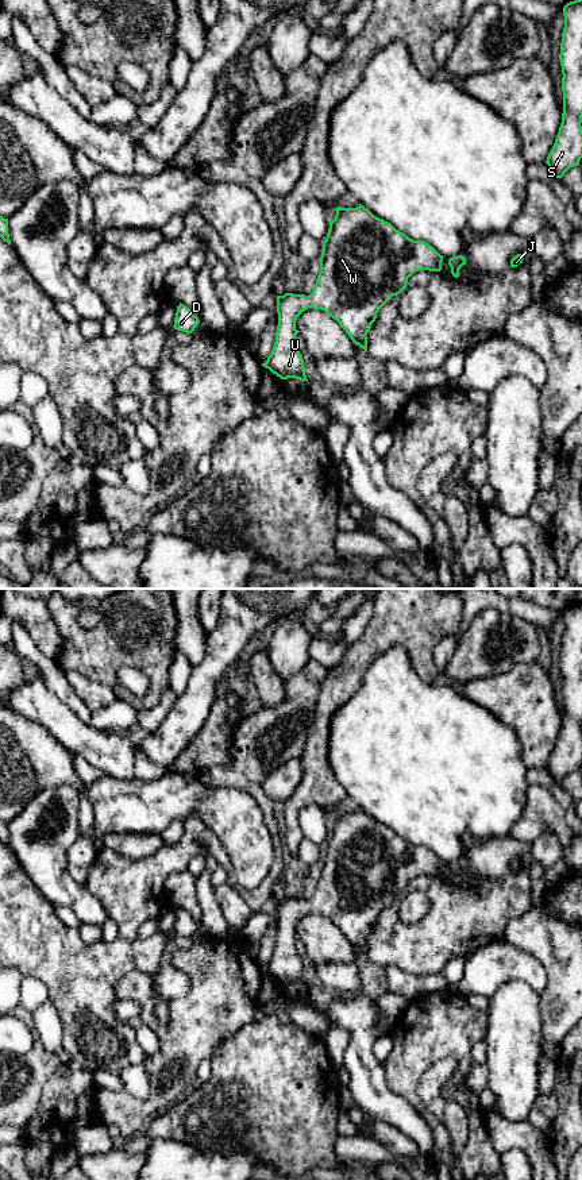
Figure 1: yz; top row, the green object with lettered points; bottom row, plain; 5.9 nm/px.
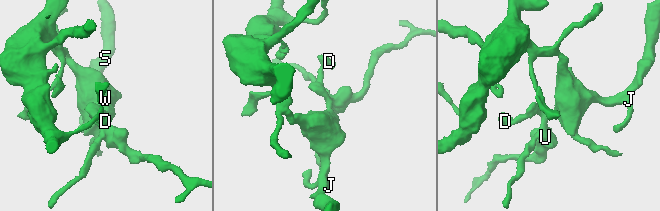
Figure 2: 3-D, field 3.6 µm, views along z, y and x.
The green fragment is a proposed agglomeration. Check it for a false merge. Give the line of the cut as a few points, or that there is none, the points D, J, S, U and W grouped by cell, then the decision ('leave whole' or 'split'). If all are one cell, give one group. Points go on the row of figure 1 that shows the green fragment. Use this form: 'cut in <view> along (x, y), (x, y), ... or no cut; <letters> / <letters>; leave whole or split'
no cut; D J S U W; leave whole

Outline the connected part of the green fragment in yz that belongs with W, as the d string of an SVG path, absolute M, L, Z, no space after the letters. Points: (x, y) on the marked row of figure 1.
M363 205L335 211L312 293L277 296L275 342L262 366L281 379L308 382L296 344L296 321L304 311L324 311L367 351L366 335L377 313L406 288L408 278L420 270L442 270L443 255L432 246L408 238Z

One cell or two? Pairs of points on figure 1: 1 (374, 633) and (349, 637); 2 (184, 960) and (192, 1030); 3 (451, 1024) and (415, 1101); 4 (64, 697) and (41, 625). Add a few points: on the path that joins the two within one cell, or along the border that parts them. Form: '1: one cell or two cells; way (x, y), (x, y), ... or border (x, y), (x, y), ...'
1: two cells; border (372, 606), (366, 629), (346, 648), (339, 660)
2: one cell; way (197, 978), (197, 1013)
3: one cell; way (432, 1042), (411, 1064), (411, 1082)
4: two cells; border (30, 636), (33, 643), (60, 667), (70, 685)

